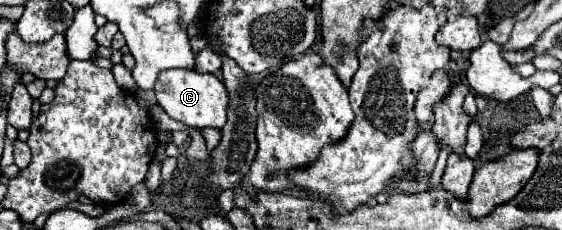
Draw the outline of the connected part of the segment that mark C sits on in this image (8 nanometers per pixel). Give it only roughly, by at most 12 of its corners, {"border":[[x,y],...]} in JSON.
{"border":[[158,74],[156,100],[174,120],[222,128],[228,96],[214,74]]}

